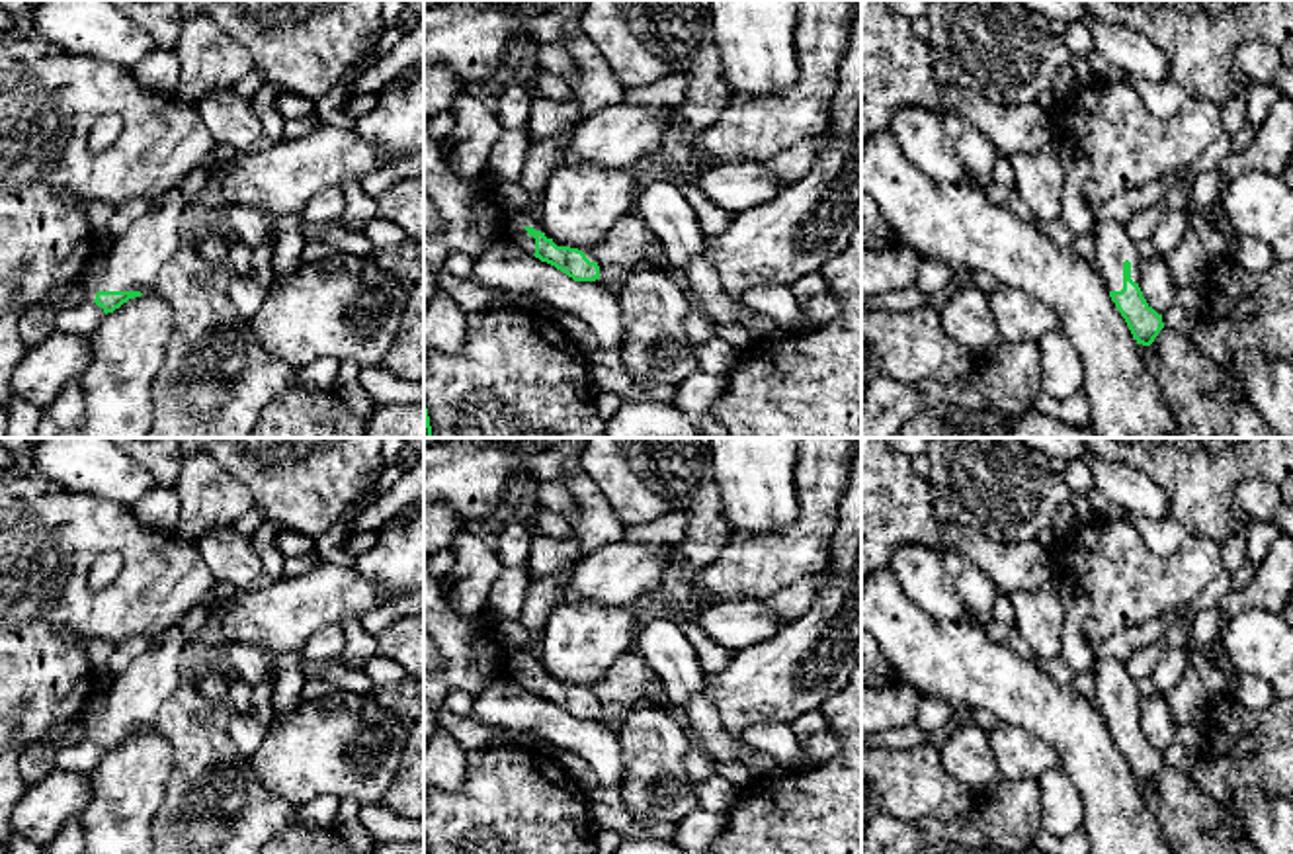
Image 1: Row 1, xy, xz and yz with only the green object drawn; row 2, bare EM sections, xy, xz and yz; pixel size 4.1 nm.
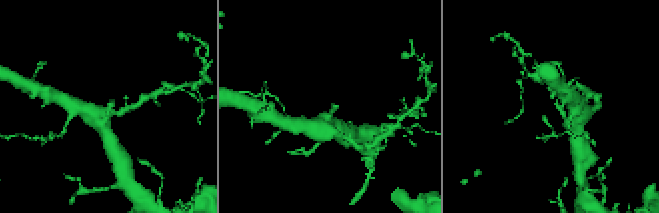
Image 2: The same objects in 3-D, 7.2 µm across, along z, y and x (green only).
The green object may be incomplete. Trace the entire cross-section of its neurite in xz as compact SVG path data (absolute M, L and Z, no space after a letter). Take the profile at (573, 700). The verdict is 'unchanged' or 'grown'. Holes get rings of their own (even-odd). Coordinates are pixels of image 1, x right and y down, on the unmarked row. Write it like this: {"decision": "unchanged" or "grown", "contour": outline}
{"decision": "grown", "contour": "M523 649L508 653L508 676L527 692L564 709L574 719L600 717L600 704L592 688L570 686L547 674L539 655Z"}

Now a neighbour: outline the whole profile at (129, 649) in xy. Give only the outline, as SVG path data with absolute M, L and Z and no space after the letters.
M131 637L115 645L115 651L107 659L107 670L111 676L117 678L123 674L137 657L150 649L154 639L156 637Z

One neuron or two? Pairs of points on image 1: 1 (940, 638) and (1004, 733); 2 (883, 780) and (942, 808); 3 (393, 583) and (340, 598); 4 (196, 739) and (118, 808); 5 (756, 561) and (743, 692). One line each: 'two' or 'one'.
1: two
2: one
3: two
4: two
5: two

